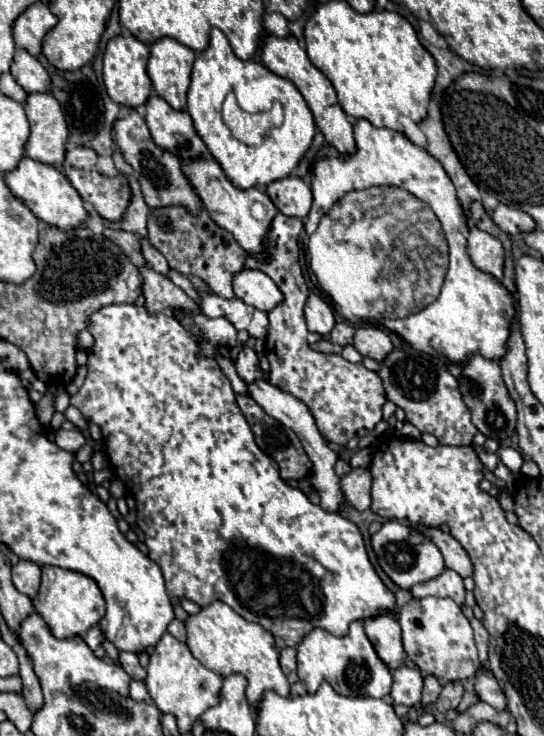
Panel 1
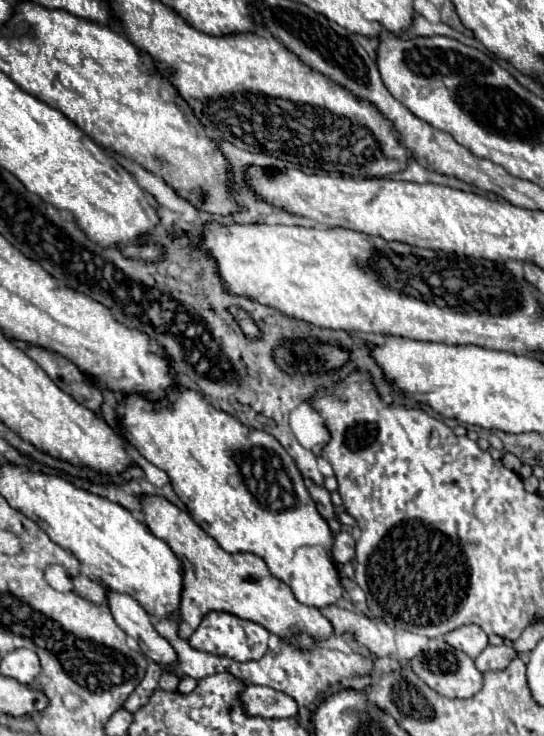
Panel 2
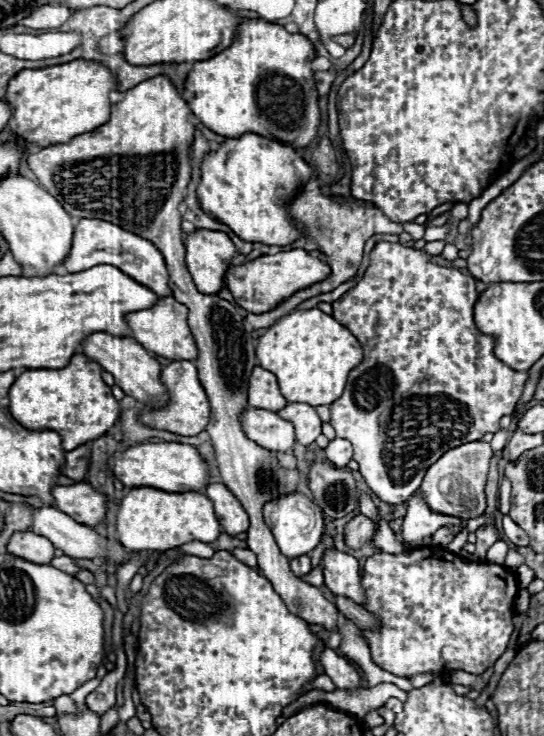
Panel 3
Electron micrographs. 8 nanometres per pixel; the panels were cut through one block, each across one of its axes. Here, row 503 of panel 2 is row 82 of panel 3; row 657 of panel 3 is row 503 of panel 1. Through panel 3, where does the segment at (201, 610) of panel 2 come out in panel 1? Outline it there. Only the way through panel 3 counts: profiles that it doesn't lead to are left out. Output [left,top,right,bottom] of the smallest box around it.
[340,468,370,510]

